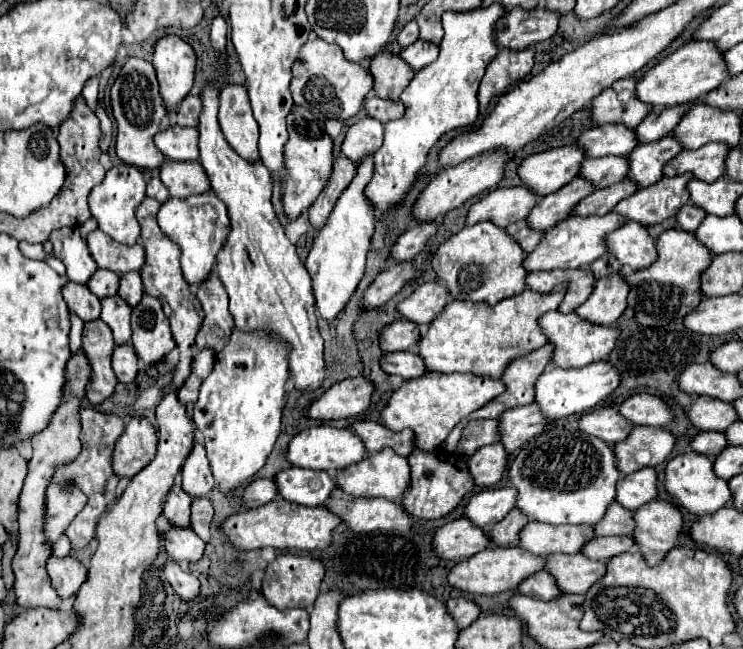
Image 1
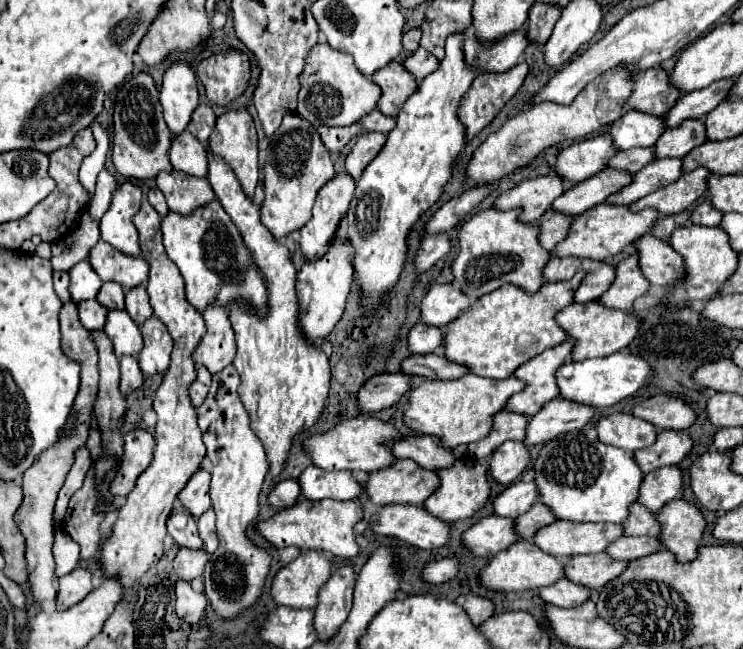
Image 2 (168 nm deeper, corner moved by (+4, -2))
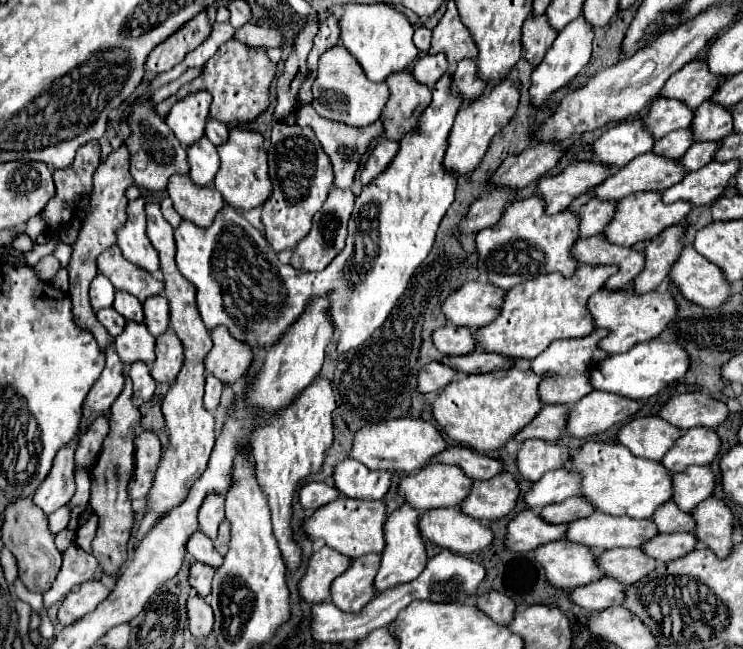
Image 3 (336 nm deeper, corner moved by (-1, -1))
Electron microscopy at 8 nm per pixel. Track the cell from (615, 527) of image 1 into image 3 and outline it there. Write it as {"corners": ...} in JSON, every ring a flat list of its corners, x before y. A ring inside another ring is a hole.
{"corners":[[673,501,663,503,663,507,659,507,651,519,653,519,653,523,657,523,659,533,679,533,679,531,695,529,691,515,681,511]]}

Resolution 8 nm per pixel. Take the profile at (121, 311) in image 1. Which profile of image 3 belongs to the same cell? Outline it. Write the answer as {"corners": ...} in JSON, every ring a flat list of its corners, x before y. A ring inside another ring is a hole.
{"corners":[[125,323,125,331,113,339,113,345,117,349,117,355,123,363,131,365,135,361,143,361,147,365,153,363,155,353,155,337,149,335,147,327,143,323]]}

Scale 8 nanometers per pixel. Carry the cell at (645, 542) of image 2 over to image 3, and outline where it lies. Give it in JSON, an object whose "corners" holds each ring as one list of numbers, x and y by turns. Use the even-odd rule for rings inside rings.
{"corners":[[673,533,673,535,655,535,649,543,641,545,649,557,657,561,673,561,685,553,689,553,697,545,695,535,691,533]]}

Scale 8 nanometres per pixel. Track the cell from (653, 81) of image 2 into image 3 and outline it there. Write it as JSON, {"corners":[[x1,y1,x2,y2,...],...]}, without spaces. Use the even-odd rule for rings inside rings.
{"corners":[[691,61,667,79,659,95,669,99,681,99,681,103,685,103,689,109,697,109,713,95,719,81,721,77,709,73,703,61]]}

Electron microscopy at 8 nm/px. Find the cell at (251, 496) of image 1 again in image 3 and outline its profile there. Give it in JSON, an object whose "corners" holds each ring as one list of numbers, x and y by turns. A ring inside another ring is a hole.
{"corners":[[307,483,305,487,299,489,299,505,305,509,317,509,337,497,339,497,337,489,325,483]]}

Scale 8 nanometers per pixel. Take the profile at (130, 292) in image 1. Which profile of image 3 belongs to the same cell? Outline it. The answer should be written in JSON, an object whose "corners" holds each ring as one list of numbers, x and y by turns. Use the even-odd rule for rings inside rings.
{"corners":[[155,295,145,299,145,325,151,335,161,335,169,327,169,307,163,295]]}

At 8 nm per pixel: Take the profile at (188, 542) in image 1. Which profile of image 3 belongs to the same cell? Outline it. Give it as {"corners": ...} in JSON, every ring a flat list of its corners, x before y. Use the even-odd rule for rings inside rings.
{"corners":[[193,563,189,567,189,585,201,595,207,597,211,593,211,577,213,577,215,569,205,565,205,563]]}

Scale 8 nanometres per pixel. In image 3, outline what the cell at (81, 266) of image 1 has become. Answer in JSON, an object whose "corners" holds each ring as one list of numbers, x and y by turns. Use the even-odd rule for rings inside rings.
{"corners":[[99,273,97,279,93,279,93,283,91,283,89,295,91,295,93,311,99,311,99,309,105,309,105,307,111,307,113,295,115,295,115,287,109,283,109,279,105,279]]}

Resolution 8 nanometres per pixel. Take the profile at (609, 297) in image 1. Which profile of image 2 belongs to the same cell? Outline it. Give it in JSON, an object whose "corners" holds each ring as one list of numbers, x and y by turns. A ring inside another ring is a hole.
{"corners":[[632,254,616,266,616,280,612,282,612,288,604,292,600,304,616,310,632,310,632,302,646,294,648,288,650,282,644,278,638,266,638,254]]}

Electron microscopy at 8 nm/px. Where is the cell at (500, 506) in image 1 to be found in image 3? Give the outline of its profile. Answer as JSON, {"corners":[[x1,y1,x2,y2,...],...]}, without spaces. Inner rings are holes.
{"corners":[[555,469,545,473,531,489,523,495,523,503,531,511,539,511,549,503,559,503,561,499,575,497,579,493,579,477,569,469]]}

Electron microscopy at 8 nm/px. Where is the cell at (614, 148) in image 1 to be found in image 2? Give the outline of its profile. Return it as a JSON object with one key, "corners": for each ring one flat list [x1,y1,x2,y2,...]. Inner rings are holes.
{"corners":[[628,110,620,120,616,120,616,124,610,126,610,136,616,142,616,148,628,150,634,146,654,146,666,128,668,126,662,116]]}

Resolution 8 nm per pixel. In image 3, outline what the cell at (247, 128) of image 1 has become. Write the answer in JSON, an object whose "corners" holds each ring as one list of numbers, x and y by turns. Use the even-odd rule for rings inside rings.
{"corners":[[241,127,231,129,229,139,217,147,221,157,221,167,215,175,215,189,221,191,223,199,233,205,235,209,253,209,263,205,263,201,271,195,271,181,267,175,267,153,265,153,265,139,259,131,247,131]]}

